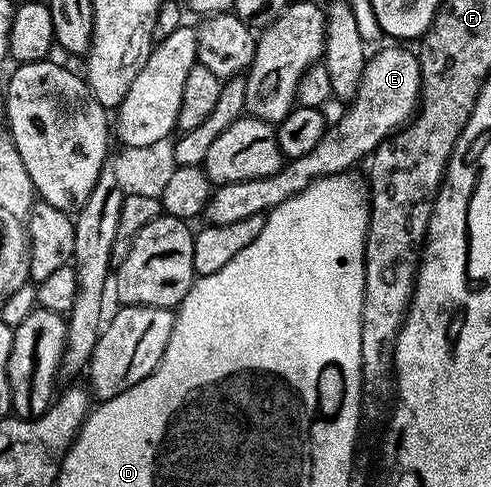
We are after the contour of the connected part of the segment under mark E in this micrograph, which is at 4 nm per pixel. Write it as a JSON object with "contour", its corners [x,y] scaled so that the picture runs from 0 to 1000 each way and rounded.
{"contour":[[[774,94],[774,105],[749,119],[723,201],[705,214],[701,228],[707,230],[668,259],[654,290],[646,290],[646,298],[637,298],[621,322],[585,326],[554,361],[440,382],[411,448],[422,450],[420,456],[432,466],[448,466],[554,433],[572,421],[572,413],[589,413],[589,405],[613,396],[613,388],[654,363],[713,353],[715,341],[737,326],[741,333],[743,322],[776,298],[776,290],[794,285],[807,269],[827,261],[851,230],[853,193],[862,181],[853,115],[839,99],[837,105],[829,99],[835,94],[796,94],[804,97]]]}

